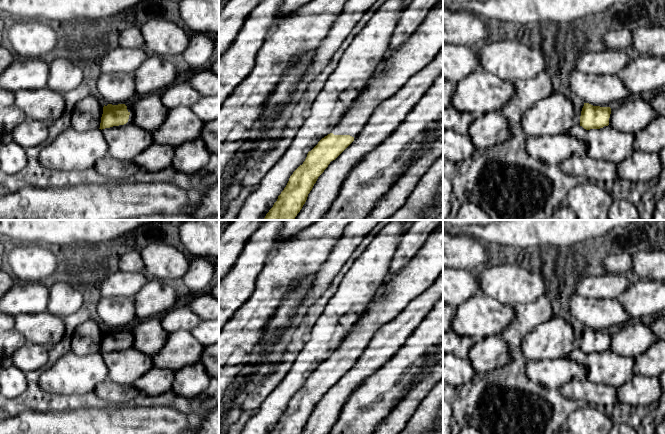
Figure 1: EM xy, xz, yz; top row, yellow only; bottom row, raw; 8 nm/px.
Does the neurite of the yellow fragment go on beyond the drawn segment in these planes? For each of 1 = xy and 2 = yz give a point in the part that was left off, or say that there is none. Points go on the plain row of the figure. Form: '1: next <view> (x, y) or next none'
1: next xy (127, 328)
2: next yz (579, 327)

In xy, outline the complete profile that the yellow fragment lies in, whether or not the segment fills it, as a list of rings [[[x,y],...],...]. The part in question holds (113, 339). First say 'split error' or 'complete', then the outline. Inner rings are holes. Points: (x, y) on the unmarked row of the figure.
split error | [[[103,326],[103,338],[99,353],[110,352],[113,350],[124,349],[132,345],[132,334],[129,327],[112,329]]]

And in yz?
split error | [[[576,322],[575,327],[580,334],[580,350],[584,353],[600,353],[609,349],[610,331],[593,330]]]

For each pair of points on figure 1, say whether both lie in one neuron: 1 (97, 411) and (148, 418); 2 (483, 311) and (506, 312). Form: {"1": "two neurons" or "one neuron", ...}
{"1": "one neuron", "2": "one neuron"}

